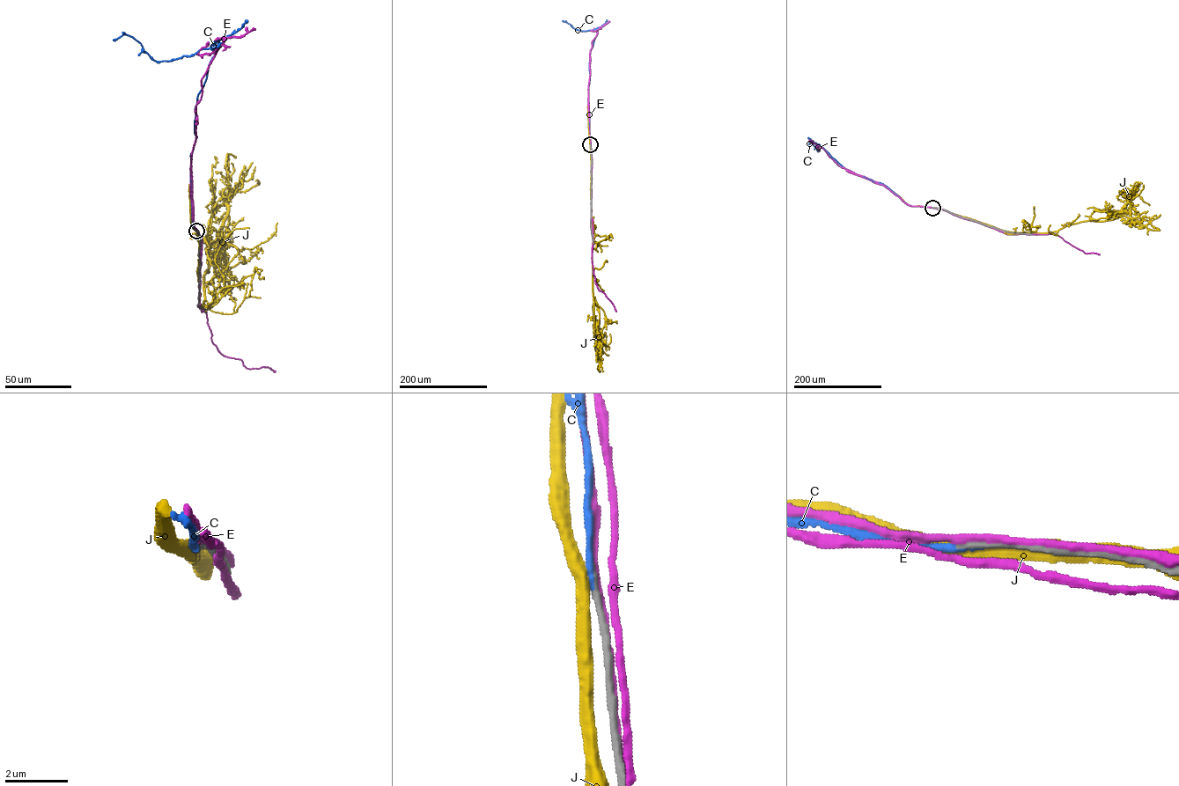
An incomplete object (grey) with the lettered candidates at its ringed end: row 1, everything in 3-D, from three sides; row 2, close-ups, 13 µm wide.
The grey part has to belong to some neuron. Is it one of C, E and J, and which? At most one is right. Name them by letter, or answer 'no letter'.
C

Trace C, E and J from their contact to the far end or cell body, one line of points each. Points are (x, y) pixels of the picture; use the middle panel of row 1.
C: (590, 144), (589, 55), (597, 31), (577, 30), (562, 20)
E: (590, 145), (593, 274), (598, 290), (605, 294), (616, 311)
J: (590, 144), (593, 333), (598, 331), (599, 343), (596, 344), (600, 354), (599, 371)

